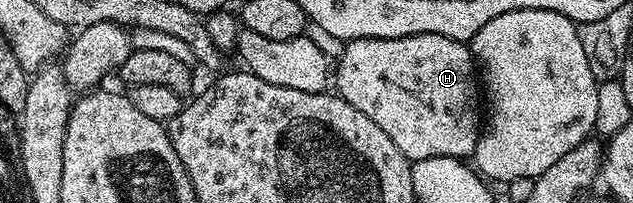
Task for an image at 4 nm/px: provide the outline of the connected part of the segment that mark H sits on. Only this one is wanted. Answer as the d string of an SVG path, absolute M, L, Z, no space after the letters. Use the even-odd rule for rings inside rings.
M435 33L408 35L407 37L397 37L396 39L365 37L355 41L347 41L346 50L343 51L342 56L337 58L336 61L336 93L337 96L343 97L348 103L352 103L352 107L356 107L356 111L364 111L364 115L368 115L368 119L372 119L372 123L376 123L376 127L380 127L380 131L384 131L384 135L388 135L388 139L392 139L392 143L396 143L396 147L400 147L402 154L412 163L420 159L432 159L433 157L466 159L473 154L475 147L478 145L480 126L484 121L484 113L483 110L482 113L478 110L480 81L476 76L474 55L471 53L467 42L448 39L444 35L436 35Z

